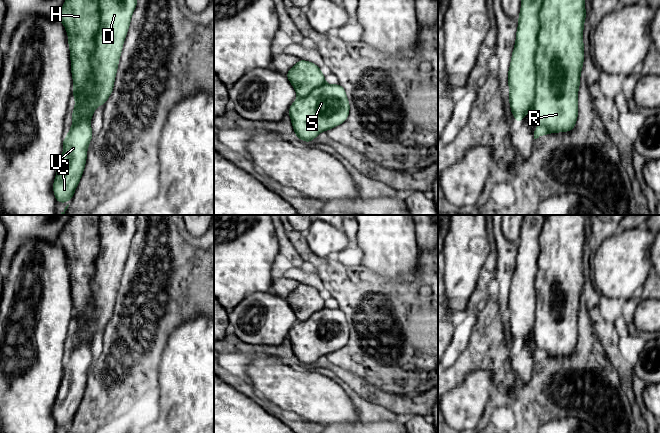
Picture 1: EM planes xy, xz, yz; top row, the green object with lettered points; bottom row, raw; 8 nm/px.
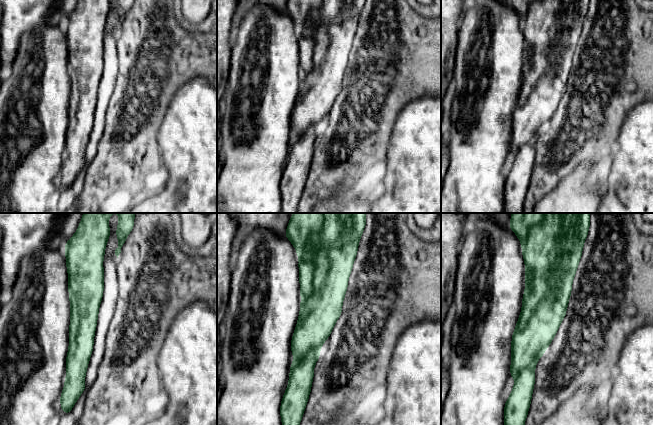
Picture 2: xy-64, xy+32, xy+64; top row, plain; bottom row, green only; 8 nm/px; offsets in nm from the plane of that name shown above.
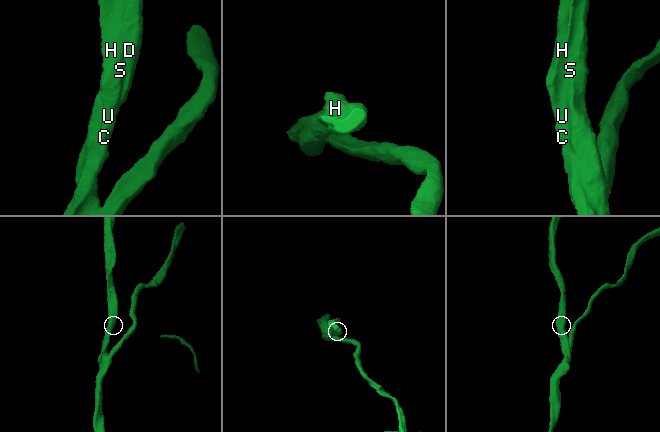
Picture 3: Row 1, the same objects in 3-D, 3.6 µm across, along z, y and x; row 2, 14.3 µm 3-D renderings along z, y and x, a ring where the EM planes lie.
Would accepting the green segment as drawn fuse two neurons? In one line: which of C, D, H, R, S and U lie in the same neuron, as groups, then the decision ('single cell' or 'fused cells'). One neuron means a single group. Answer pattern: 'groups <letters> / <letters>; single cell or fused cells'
groups C D H R S U; single cell

